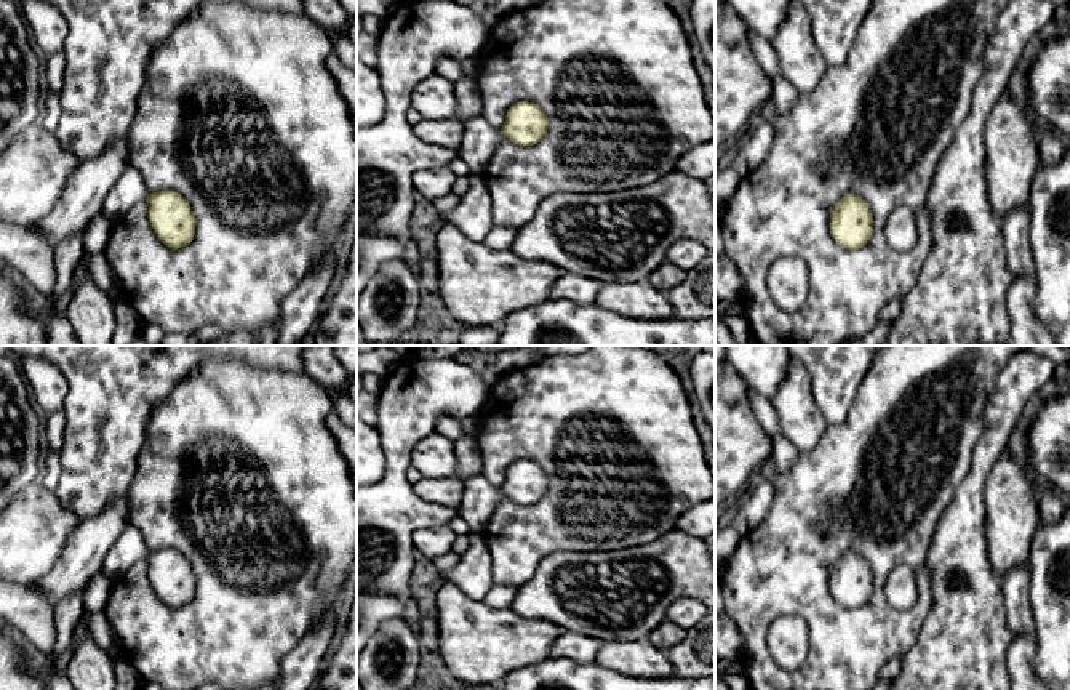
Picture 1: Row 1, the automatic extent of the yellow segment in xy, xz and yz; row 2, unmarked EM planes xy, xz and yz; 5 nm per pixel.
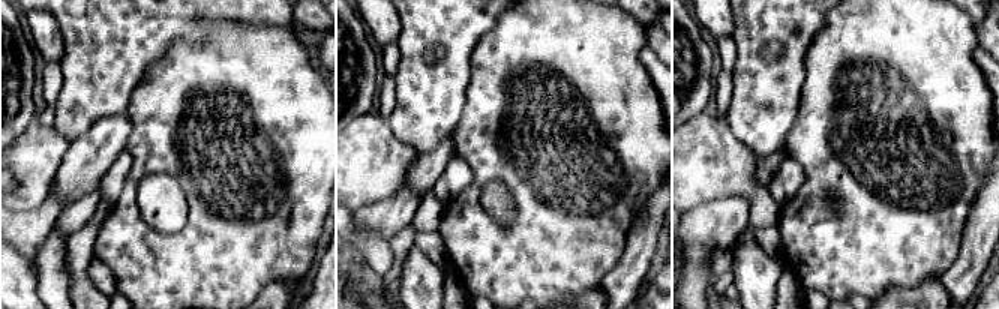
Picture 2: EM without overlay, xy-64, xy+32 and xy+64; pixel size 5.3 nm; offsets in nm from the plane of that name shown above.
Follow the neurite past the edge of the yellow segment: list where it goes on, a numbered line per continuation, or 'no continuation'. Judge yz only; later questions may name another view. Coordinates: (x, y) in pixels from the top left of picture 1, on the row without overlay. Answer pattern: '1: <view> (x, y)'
no continuation

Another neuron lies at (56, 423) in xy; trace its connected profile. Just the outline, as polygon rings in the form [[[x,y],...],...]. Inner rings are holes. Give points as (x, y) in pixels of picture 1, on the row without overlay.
[[[56,411],[53,415],[48,415],[46,439],[51,453],[61,451],[64,445],[64,431],[66,431],[64,411]]]

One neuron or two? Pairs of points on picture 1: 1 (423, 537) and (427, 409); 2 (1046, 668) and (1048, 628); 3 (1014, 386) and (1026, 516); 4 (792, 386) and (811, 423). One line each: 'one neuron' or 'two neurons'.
1: two neurons
2: one neuron
3: two neurons
4: one neuron

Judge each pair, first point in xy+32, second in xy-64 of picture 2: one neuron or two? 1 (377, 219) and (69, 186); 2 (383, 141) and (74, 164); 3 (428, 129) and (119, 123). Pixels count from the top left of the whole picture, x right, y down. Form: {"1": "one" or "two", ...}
{"1": "one", "2": "two", "3": "two"}

